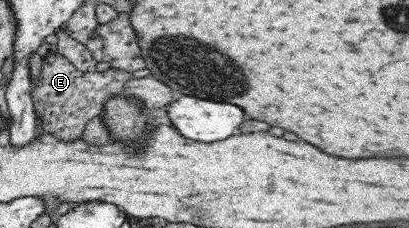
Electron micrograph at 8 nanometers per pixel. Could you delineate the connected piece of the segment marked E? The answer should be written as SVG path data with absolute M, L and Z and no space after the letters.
M57 53L42 58L39 77L29 78L33 109L43 131L55 133L63 141L71 141L69 137L81 136L89 119L102 113L107 101L121 95L123 85L132 77L131 72L115 68L103 72L84 72Z

